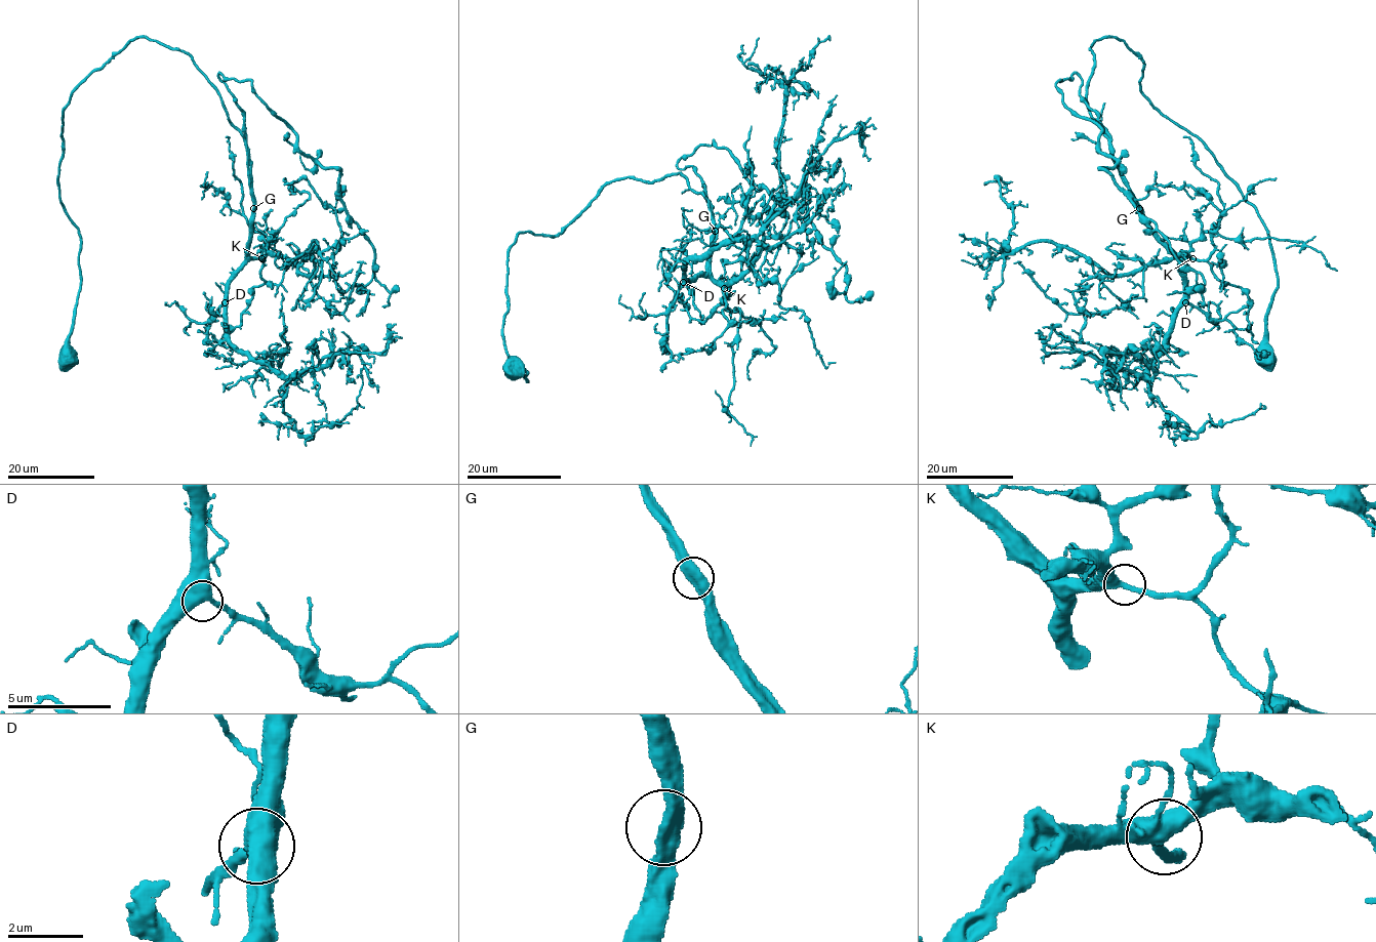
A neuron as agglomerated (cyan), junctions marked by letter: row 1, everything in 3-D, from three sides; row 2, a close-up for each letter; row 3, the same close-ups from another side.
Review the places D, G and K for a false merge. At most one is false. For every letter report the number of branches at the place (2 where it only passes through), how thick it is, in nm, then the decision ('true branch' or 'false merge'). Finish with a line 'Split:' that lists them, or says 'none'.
D: 2 branches meet; 550 nm thick; true branch
G: 2 branches meet; 480 nm thick; true branch
K: 2 branches meet; 360 nm thick; true branch
Split: none

